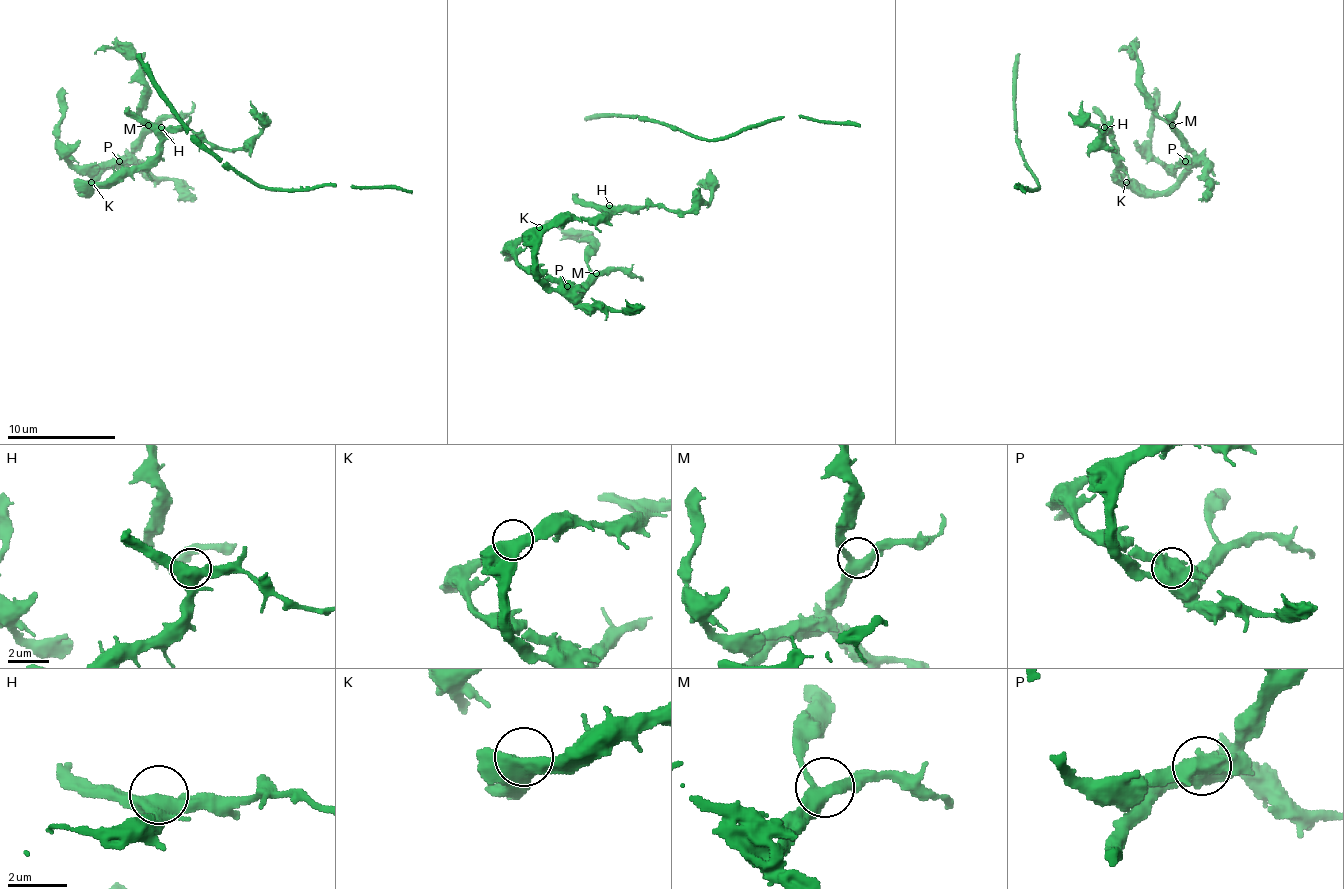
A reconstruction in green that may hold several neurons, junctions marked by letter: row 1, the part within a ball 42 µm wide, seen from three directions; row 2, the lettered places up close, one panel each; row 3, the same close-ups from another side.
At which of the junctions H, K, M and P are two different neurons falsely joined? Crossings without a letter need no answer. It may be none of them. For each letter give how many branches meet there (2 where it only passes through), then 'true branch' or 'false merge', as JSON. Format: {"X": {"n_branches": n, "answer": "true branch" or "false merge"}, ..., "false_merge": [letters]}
{"H": {"n_branches": 3, "answer": "true branch"}, "K": {"n_branches": 2, "answer": "true branch"}, "M": {"n_branches": 3, "answer": "true branch"}, "P": {"n_branches": 3, "answer": "false merge"}, "false_merge": ["P"]}

